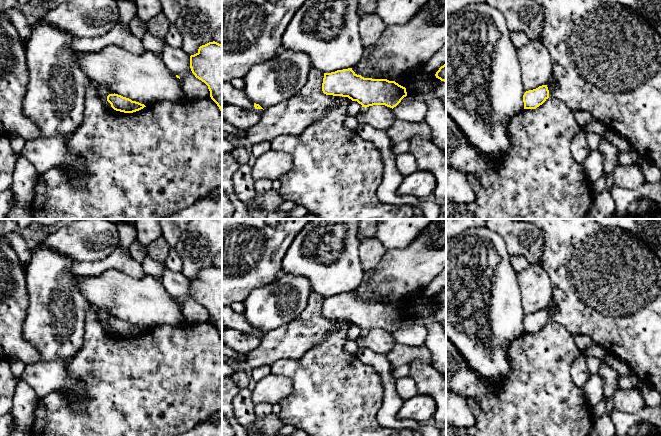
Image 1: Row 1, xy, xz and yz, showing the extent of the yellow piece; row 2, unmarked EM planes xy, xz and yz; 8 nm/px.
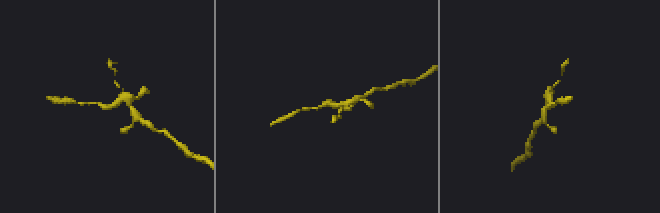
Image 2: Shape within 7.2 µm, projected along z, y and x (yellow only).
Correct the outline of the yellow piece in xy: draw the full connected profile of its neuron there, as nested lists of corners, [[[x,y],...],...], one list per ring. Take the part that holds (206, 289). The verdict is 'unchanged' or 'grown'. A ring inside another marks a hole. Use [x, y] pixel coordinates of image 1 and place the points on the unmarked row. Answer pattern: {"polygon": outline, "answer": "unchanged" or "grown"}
{"polygon": [[[213,265],[200,270],[198,276],[190,280],[190,292],[195,301],[208,310],[211,323],[222,337],[222,269]]], "answer": "unchanged"}

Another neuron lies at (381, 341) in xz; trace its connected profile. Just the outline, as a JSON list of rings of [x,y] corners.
[[[385,329],[363,331],[357,339],[359,348],[367,348],[379,354],[387,354],[394,347],[396,341],[392,332]]]

